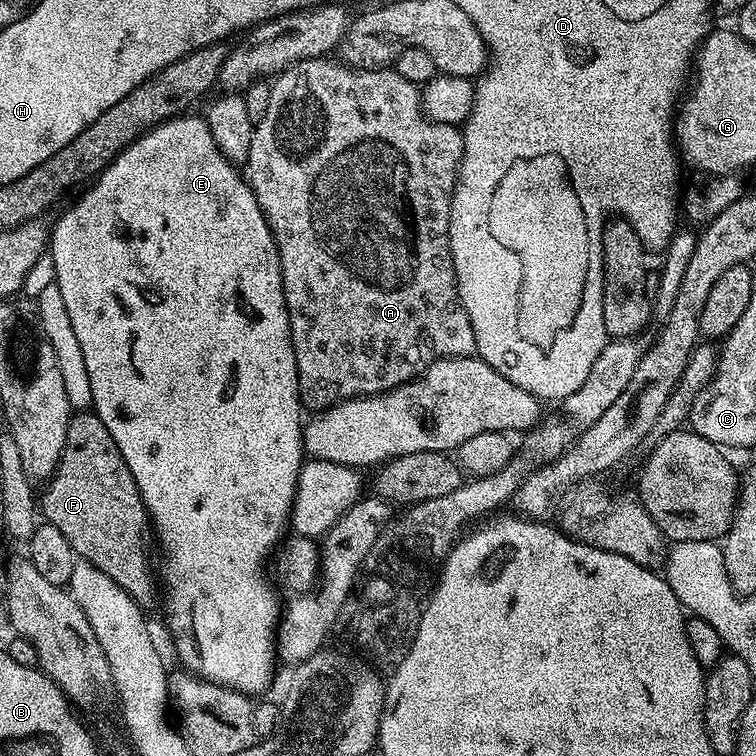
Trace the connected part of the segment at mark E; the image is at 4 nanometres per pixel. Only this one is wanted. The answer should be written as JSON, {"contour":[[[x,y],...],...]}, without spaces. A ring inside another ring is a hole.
{"contour":[[[181,114],[181,115],[179,115],[179,116],[175,116],[175,117],[173,117],[173,119],[172,119],[172,120],[167,120],[167,121],[165,121],[165,123],[164,123],[164,124],[159,124],[159,125],[157,125],[157,127],[156,127],[156,128],[150,128],[150,129],[148,129],[148,131],[146,131],[146,132],[143,132],[143,134],[142,134],[142,135],[140,135],[140,136],[139,136],[139,137],[137,137],[137,139],[136,139],[136,140],[135,140],[135,141],[133,141],[133,143],[132,143],[132,144],[130,144],[130,145],[128,145],[128,146],[126,146],[126,147],[125,147],[125,148],[123,148],[123,149],[122,149],[122,150],[121,150],[121,151],[120,151],[120,152],[119,152],[119,154],[118,154],[118,155],[117,155],[117,156],[115,156],[115,158],[113,158],[113,159],[112,159],[112,161],[111,161],[111,162],[110,162],[110,163],[108,163],[108,164],[107,164],[107,166],[106,166],[106,167],[105,167],[105,168],[104,168],[104,169],[103,169],[103,170],[101,170],[101,172],[100,172],[100,175],[99,175],[99,176],[97,176],[97,177],[95,177],[95,180],[94,180],[94,182],[92,182],[92,183],[89,183],[89,184],[88,184],[88,185],[87,185],[87,187],[85,187],[85,188],[84,188],[84,189],[83,189],[83,191],[84,191],[84,190],[85,190],[85,192],[84,192],[84,193],[82,193],[82,194],[81,194],[81,196],[80,196],[80,197],[78,197],[78,198],[77,198],[77,200],[76,200],[76,201],[74,201],[74,202],[73,202],[73,204],[72,204],[72,205],[70,205],[70,206],[69,206],[69,208],[68,208],[68,209],[66,209],[66,210],[65,210],[65,212],[64,212],[64,213],[62,213],[62,214],[61,214],[61,216],[60,216],[60,217],[58,217],[58,218],[57,218],[57,220],[56,220],[56,224],[55,224],[55,220],[54,220],[54,223],[53,223],[53,224],[52,224],[52,225],[51,225],[51,228],[50,228],[50,260],[51,260],[51,256],[52,256],[52,268],[53,268],[53,270],[54,270],[54,271],[56,271],[56,276],[54,276],[54,282],[55,282],[55,284],[56,284],[56,285],[57,285],[57,286],[58,286],[58,290],[62,290],[62,298],[63,298],[63,300],[64,300],[64,302],[65,302],[65,305],[66,305],[66,311],[67,311],[67,312],[69,312],[69,313],[70,313],[70,322],[71,322],[71,323],[72,323],[72,324],[73,324],[73,325],[74,325],[74,335],[75,335],[75,336],[77,336],[77,337],[78,337],[78,346],[82,346],[82,362],[86,362],[86,374],[90,374],[90,394],[91,394],[91,395],[92,395],[92,408],[93,408],[93,409],[94,409],[94,411],[95,411],[95,414],[96,414],[96,417],[98,417],[98,418],[99,418],[99,420],[100,420],[100,421],[101,421],[101,422],[102,422],[102,426],[106,426],[106,430],[110,430],[110,438],[114,438],[114,446],[118,446],[118,450],[119,450],[119,451],[120,451],[120,453],[121,453],[121,454],[122,454],[122,458],[123,458],[123,459],[124,459],[124,461],[125,461],[125,462],[126,462],[126,466],[130,466],[130,474],[132,474],[132,475],[133,475],[133,476],[134,476],[134,482],[135,482],[135,483],[136,483],[136,485],[137,485],[137,486],[138,486],[138,494],[142,494],[142,502],[143,502],[143,503],[144,503],[144,505],[145,505],[145,506],[146,506],[146,510],[147,510],[147,511],[148,511],[148,519],[149,519],[149,521],[150,521],[150,524],[151,524],[151,527],[152,527],[152,528],[153,528],[153,529],[154,529],[154,536],[155,536],[155,539],[156,539],[156,540],[157,540],[157,541],[158,541],[158,544],[159,544],[159,540],[160,540],[160,552],[161,552],[161,554],[162,554],[162,555],[164,555],[164,561],[162,561],[162,562],[161,562],[161,564],[160,564],[160,561],[159,561],[159,564],[158,564],[158,572],[159,572],[159,575],[160,575],[160,576],[161,576],[161,577],[162,577],[162,584],[163,584],[163,587],[164,587],[164,584],[165,584],[165,586],[166,586],[166,587],[168,587],[168,632],[169,632],[169,634],[170,634],[170,635],[172,635],[172,636],[173,636],[173,640],[172,640],[172,644],[173,644],[173,646],[174,646],[174,647],[176,647],[176,656],[177,656],[177,658],[178,658],[178,659],[180,659],[180,660],[181,660],[181,662],[182,662],[182,663],[184,663],[184,664],[185,664],[185,665],[184,665],[184,664],[181,664],[181,665],[183,665],[183,667],[184,667],[184,668],[185,668],[185,669],[187,669],[187,671],[188,671],[188,672],[189,672],[189,673],[191,673],[191,675],[193,675],[193,676],[199,676],[199,677],[200,677],[200,679],[201,679],[201,680],[209,680],[209,681],[210,681],[210,683],[211,683],[211,684],[220,684],[220,685],[221,685],[221,686],[222,686],[222,687],[223,687],[223,688],[233,688],[233,689],[234,689],[234,690],[235,690],[235,691],[236,691],[236,692],[243,692],[243,693],[245,693],[245,694],[253,694],[253,693],[252,693],[252,692],[264,692],[264,691],[266,691],[266,690],[267,690],[267,688],[268,688],[268,683],[270,683],[270,682],[271,682],[271,680],[272,680],[272,667],[274,667],[274,666],[275,666],[275,664],[278,664],[278,649],[277,649],[277,646],[276,646],[276,633],[277,633],[277,631],[278,631],[278,625],[279,625],[279,623],[280,623],[280,618],[281,618],[281,615],[282,615],[282,600],[281,600],[281,604],[280,604],[280,600],[279,600],[279,598],[278,598],[278,597],[276,597],[276,592],[275,592],[275,590],[274,590],[274,589],[272,589],[272,588],[271,588],[271,586],[270,586],[270,585],[268,585],[268,584],[267,584],[267,582],[266,582],[266,581],[264,581],[264,576],[263,576],[263,574],[262,574],[262,572],[263,572],[263,570],[264,570],[264,563],[266,563],[266,562],[267,562],[267,560],[268,560],[268,563],[269,563],[269,560],[270,560],[270,557],[271,557],[271,556],[272,556],[272,555],[273,555],[273,553],[275,553],[275,552],[276,552],[276,551],[277,551],[277,548],[278,548],[278,545],[279,545],[279,544],[280,544],[280,543],[281,543],[281,540],[282,540],[282,537],[283,537],[283,536],[284,536],[284,535],[285,535],[285,532],[286,532],[286,529],[287,529],[287,528],[288,528],[288,527],[289,527],[289,524],[290,524],[290,517],[291,517],[291,514],[292,514],[292,503],[293,503],[293,502],[294,502],[294,494],[295,494],[295,493],[296,493],[296,483],[297,483],[297,482],[298,482],[298,474],[299,474],[299,473],[300,473],[300,466],[301,466],[301,464],[303,464],[303,463],[304,463],[304,461],[305,461],[305,459],[306,459],[306,453],[305,453],[305,451],[304,451],[304,424],[303,424],[303,423],[302,423],[302,419],[301,419],[301,420],[300,420],[300,412],[301,412],[301,413],[302,413],[302,405],[301,405],[301,403],[300,403],[300,387],[299,387],[299,386],[298,386],[298,370],[297,370],[297,369],[296,369],[296,359],[295,359],[295,358],[294,358],[294,346],[293,346],[293,345],[292,345],[292,335],[291,335],[291,334],[290,334],[290,318],[289,318],[289,317],[288,317],[288,311],[287,311],[287,310],[286,310],[286,298],[285,298],[285,297],[284,297],[284,287],[283,287],[283,286],[282,286],[282,270],[281,270],[281,269],[280,269],[280,255],[279,255],[279,254],[278,254],[278,246],[277,246],[277,245],[276,245],[276,243],[275,243],[275,242],[274,242],[274,234],[273,234],[273,233],[272,233],[272,231],[271,231],[271,230],[270,230],[270,226],[269,226],[269,225],[268,225],[268,223],[267,223],[267,222],[266,222],[266,218],[265,218],[265,217],[264,217],[264,215],[263,215],[263,214],[262,214],[262,210],[261,210],[261,209],[260,209],[260,207],[259,207],[259,206],[258,206],[258,198],[254,198],[254,194],[253,194],[253,193],[252,193],[252,188],[251,188],[251,187],[250,187],[250,186],[249,186],[249,185],[248,185],[248,181],[247,181],[247,179],[245,179],[245,177],[244,177],[244,176],[243,176],[243,175],[242,175],[242,172],[241,172],[241,169],[240,169],[240,168],[239,168],[239,167],[237,167],[237,165],[234,165],[234,164],[232,164],[232,163],[230,163],[230,161],[228,161],[228,159],[226,159],[226,158],[225,158],[225,157],[224,157],[224,156],[223,156],[223,154],[221,154],[221,153],[220,153],[220,148],[219,148],[219,146],[218,146],[218,145],[216,145],[216,143],[215,143],[215,142],[214,142],[214,138],[212,138],[212,137],[211,137],[211,136],[210,136],[210,130],[209,130],[209,129],[208,129],[208,122],[207,122],[207,119],[205,119],[205,117],[204,117],[204,116],[203,116],[203,115],[200,115],[200,116],[188,116],[188,115],[192,115],[192,114]]]}

